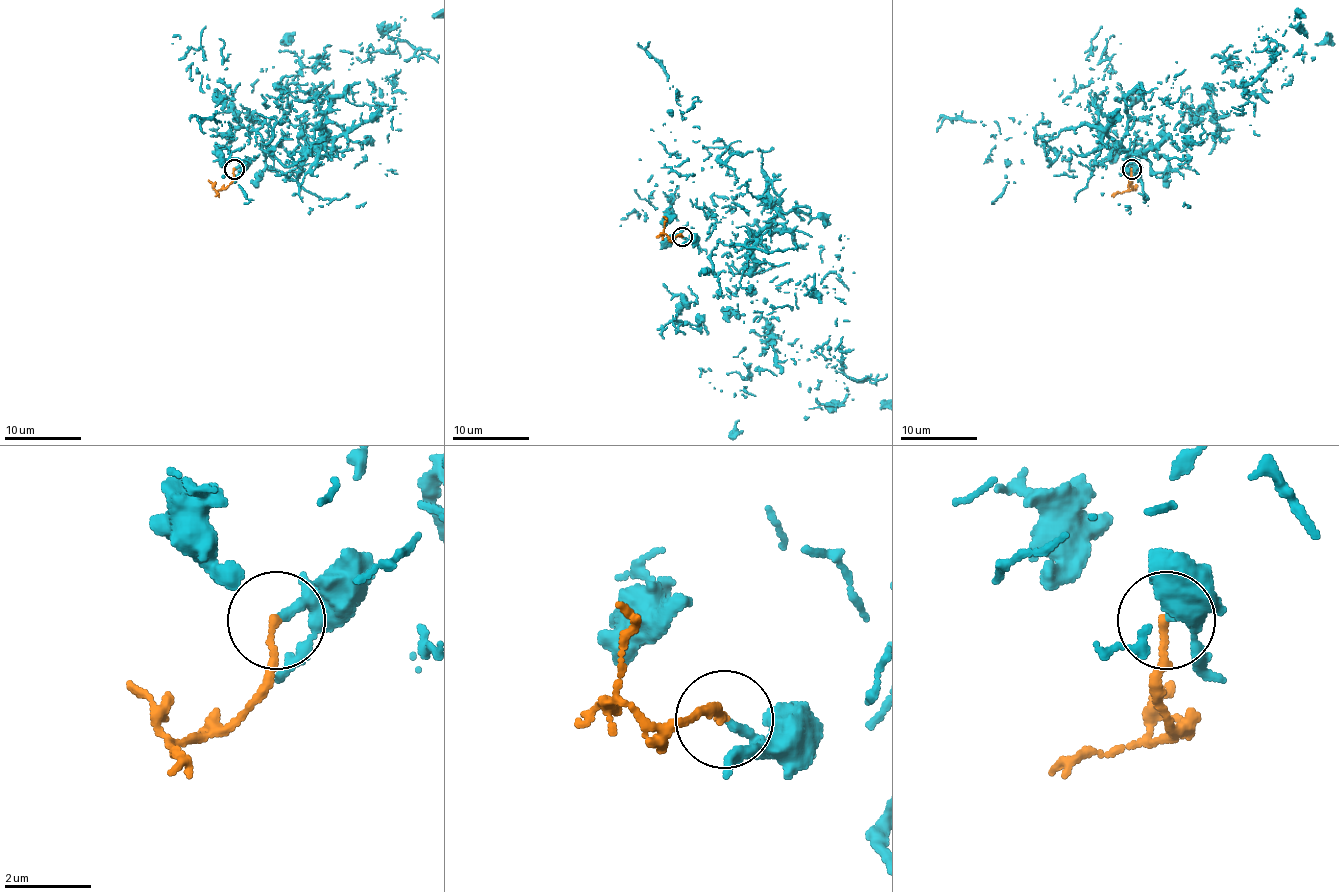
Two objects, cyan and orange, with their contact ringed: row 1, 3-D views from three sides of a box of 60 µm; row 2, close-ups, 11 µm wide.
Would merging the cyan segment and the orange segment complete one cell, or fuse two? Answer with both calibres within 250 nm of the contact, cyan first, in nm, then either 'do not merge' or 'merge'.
200/180 nm | do not merge

